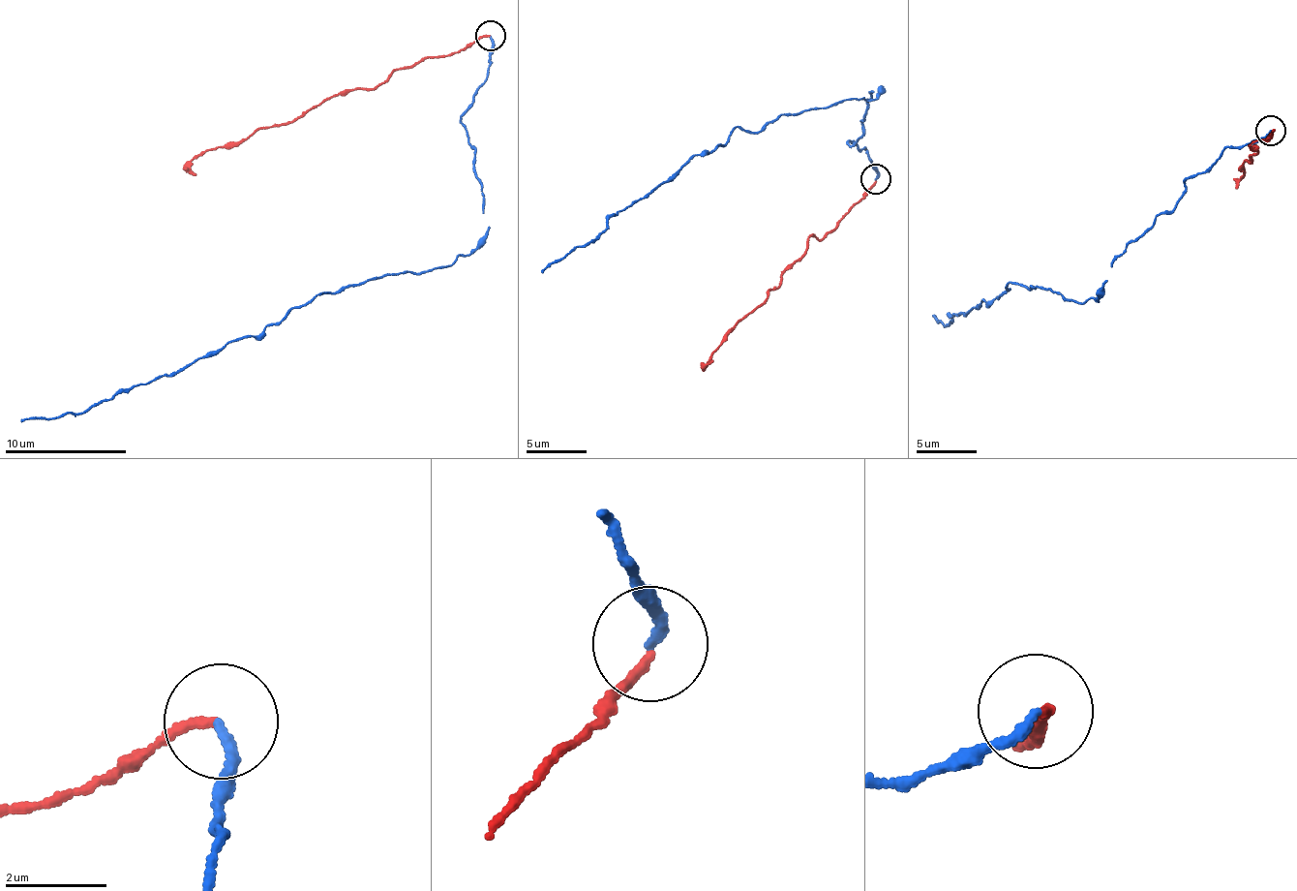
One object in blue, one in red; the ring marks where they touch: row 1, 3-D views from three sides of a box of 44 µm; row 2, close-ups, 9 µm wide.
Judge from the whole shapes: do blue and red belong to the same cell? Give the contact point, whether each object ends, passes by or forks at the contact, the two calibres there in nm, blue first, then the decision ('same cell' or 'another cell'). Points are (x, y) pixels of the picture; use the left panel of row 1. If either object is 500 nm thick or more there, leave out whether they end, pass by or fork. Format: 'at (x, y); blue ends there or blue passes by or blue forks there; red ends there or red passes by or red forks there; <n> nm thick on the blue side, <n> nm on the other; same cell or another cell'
at (491, 36); blue ends there; red ends there; 180 nm thick on the blue side, 170 nm on the other; another cell

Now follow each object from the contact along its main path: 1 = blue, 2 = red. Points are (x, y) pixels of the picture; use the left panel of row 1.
1: (490, 37), (490, 69), (463, 116), (486, 228), (470, 254), (314, 295), (177, 371), (76, 414), (21, 422)
2: (489, 36), (452, 54), (394, 70), (385, 79), (342, 91), (291, 120), (209, 149), (191, 164), (196, 174)

